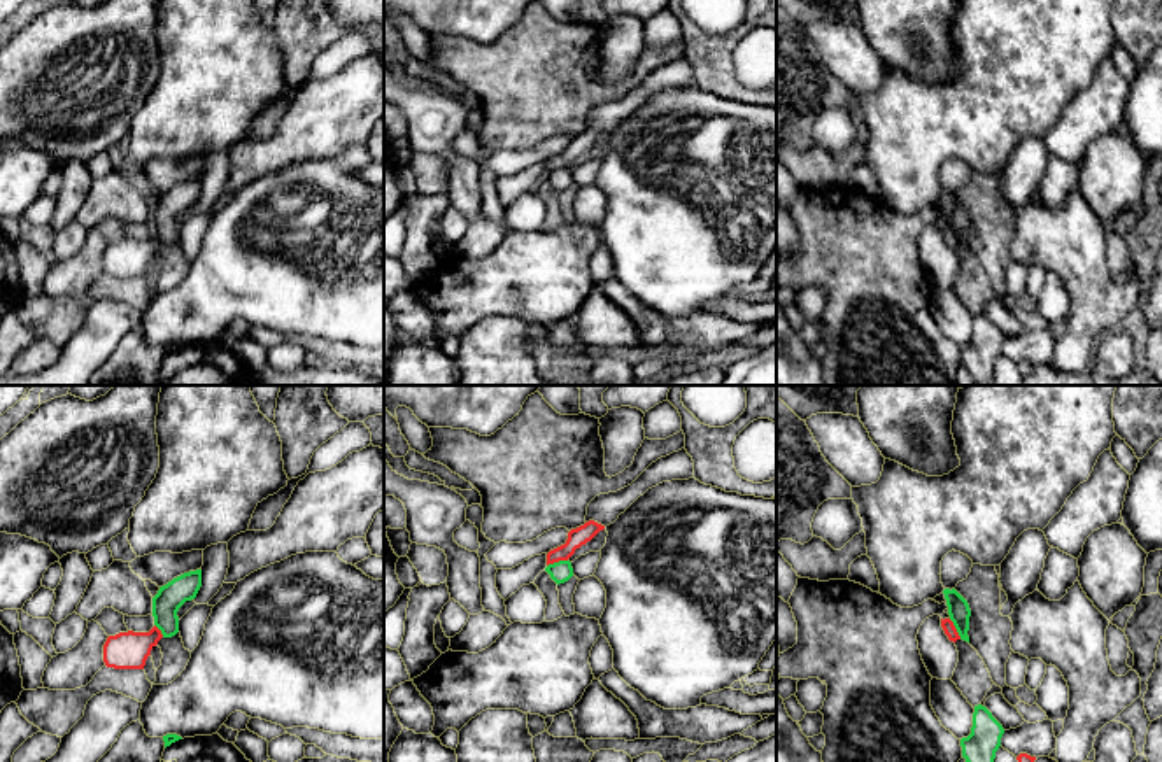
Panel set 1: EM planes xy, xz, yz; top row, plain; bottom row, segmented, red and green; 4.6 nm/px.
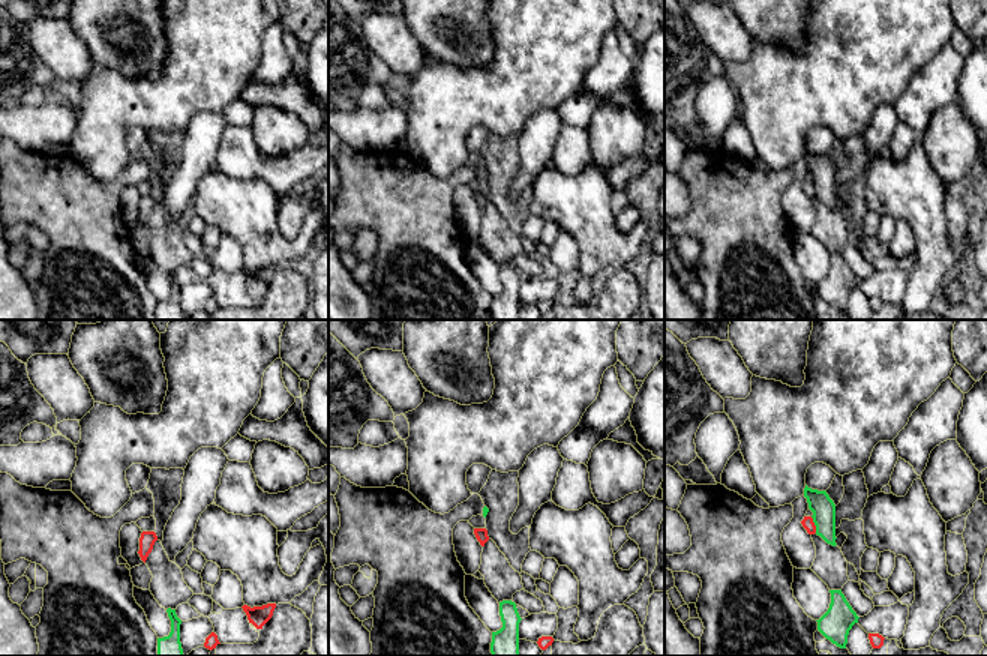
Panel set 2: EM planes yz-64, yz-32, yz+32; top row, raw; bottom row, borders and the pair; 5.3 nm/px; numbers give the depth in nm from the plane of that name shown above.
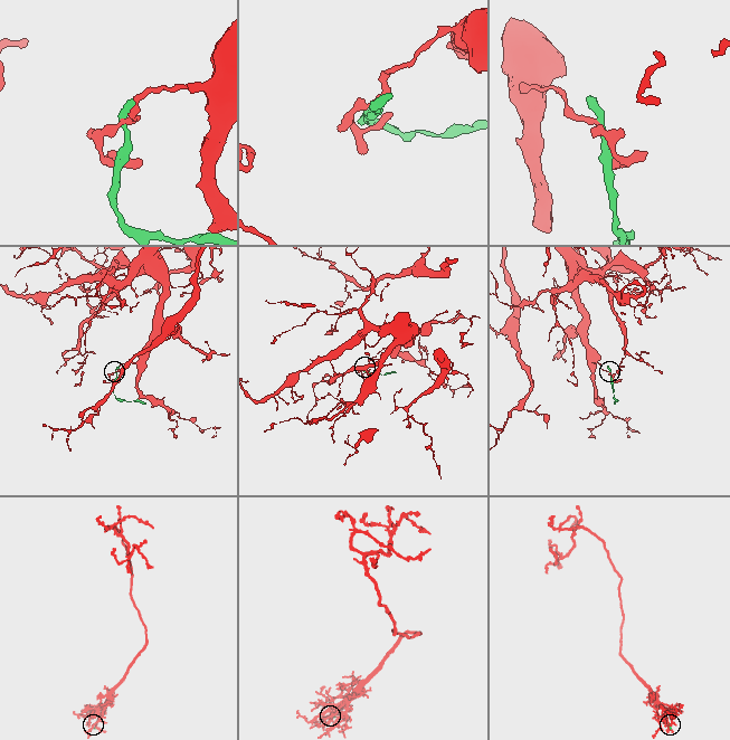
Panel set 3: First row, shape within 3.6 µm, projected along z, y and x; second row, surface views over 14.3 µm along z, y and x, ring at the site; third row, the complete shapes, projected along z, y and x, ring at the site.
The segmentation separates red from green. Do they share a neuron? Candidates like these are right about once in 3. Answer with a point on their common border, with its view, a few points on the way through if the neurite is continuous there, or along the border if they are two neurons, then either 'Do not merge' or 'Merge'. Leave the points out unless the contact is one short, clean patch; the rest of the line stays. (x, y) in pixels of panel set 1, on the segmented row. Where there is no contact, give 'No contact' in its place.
Touches red at xz (556, 561). Boundary: xz (566, 559), (547, 566). Do not merge

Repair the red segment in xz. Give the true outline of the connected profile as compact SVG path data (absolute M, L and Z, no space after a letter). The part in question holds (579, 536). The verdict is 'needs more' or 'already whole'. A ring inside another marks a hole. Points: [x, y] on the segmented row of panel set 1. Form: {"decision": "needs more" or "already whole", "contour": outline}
{"decision": "already whole", "contour": "M589 520L584 526L571 529L568 533L566 543L547 554L547 566L559 561L568 561L575 554L577 548L591 541L603 529L605 526L594 520Z"}

